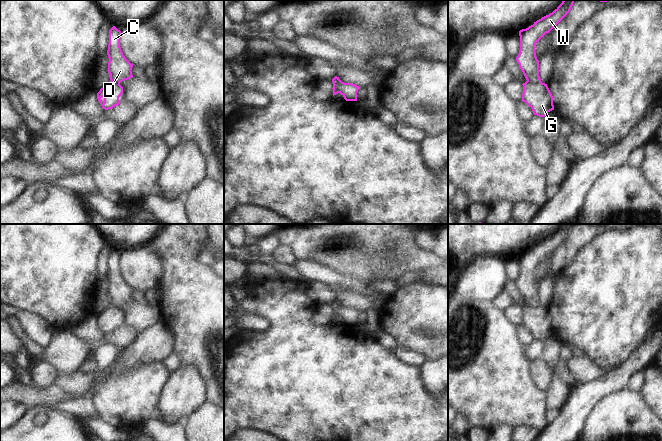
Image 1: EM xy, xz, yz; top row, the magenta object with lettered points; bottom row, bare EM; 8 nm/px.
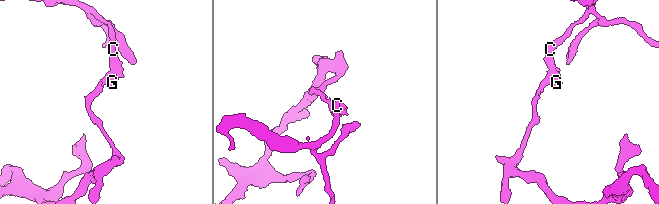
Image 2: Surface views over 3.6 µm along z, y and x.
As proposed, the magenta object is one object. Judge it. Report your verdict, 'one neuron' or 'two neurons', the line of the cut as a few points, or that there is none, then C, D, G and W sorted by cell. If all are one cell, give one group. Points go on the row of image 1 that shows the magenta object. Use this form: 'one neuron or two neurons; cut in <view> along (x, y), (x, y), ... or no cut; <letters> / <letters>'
two neurons; cut in yz along (527, 80), (540, 82); C D W / G

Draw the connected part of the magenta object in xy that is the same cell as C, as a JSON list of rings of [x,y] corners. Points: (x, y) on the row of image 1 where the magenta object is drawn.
[[[113,26],[109,30],[109,44],[107,50],[109,58],[108,73],[110,74],[110,80],[118,84],[133,77],[131,71],[133,64],[123,55],[120,47],[120,38],[121,31]]]

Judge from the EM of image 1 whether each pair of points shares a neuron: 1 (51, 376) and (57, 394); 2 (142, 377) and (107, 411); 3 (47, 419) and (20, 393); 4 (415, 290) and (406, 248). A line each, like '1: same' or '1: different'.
1: different
2: same
3: different
4: different

